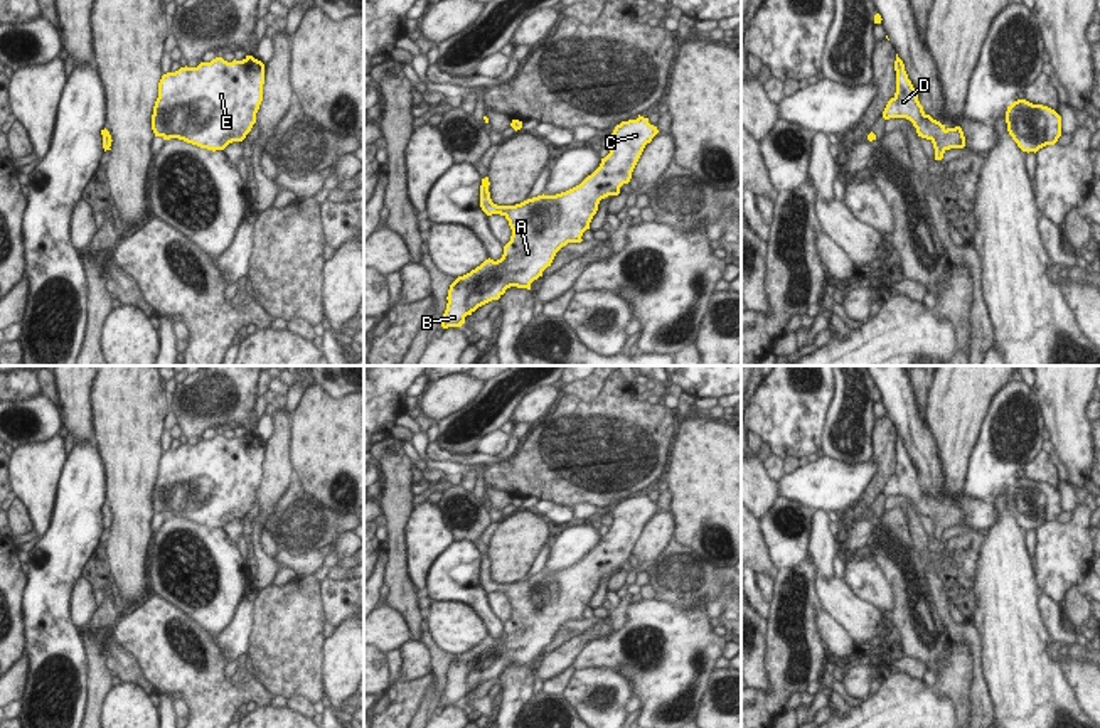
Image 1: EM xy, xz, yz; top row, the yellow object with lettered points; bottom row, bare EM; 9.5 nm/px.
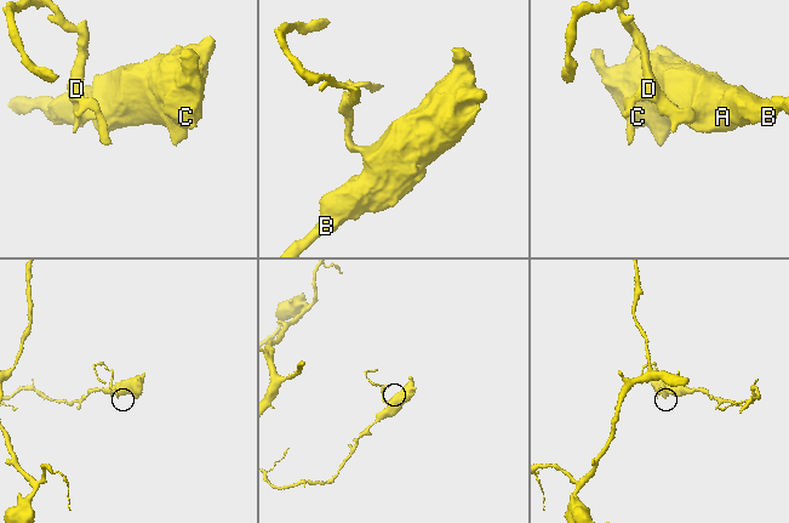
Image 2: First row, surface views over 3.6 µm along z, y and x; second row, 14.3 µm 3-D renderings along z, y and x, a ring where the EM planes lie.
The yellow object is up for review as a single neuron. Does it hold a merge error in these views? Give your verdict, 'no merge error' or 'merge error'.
no merge error

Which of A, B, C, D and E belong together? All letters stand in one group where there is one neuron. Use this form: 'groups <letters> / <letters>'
groups A B C D E

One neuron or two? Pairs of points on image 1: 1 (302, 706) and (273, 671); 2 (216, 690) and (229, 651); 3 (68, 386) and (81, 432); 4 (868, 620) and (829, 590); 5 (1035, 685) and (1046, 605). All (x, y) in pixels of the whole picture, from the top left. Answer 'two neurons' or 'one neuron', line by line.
1: two neurons
2: two neurons
3: one neuron
4: one neuron
5: two neurons

